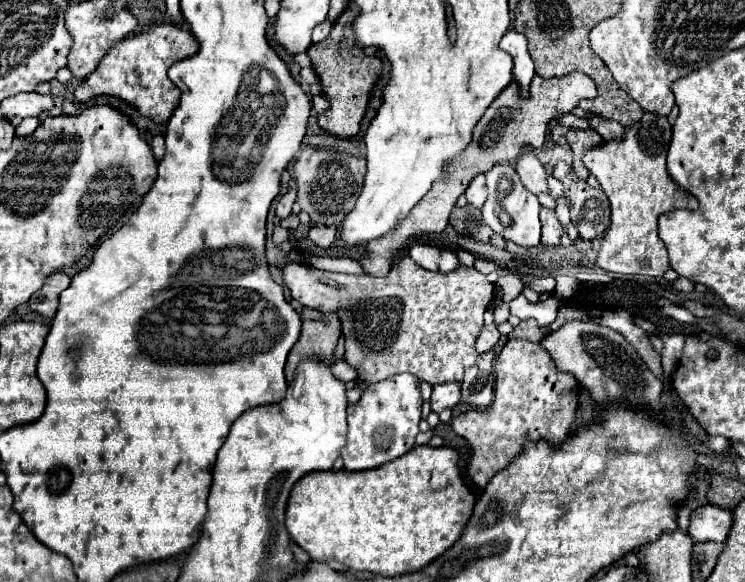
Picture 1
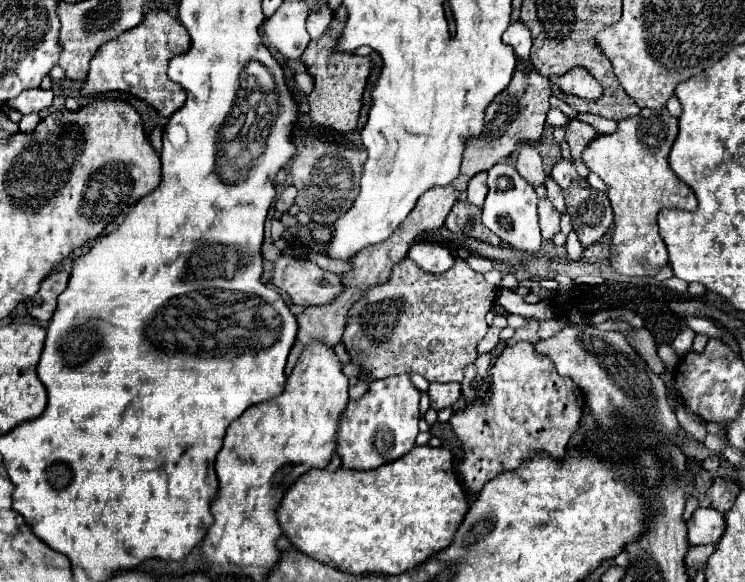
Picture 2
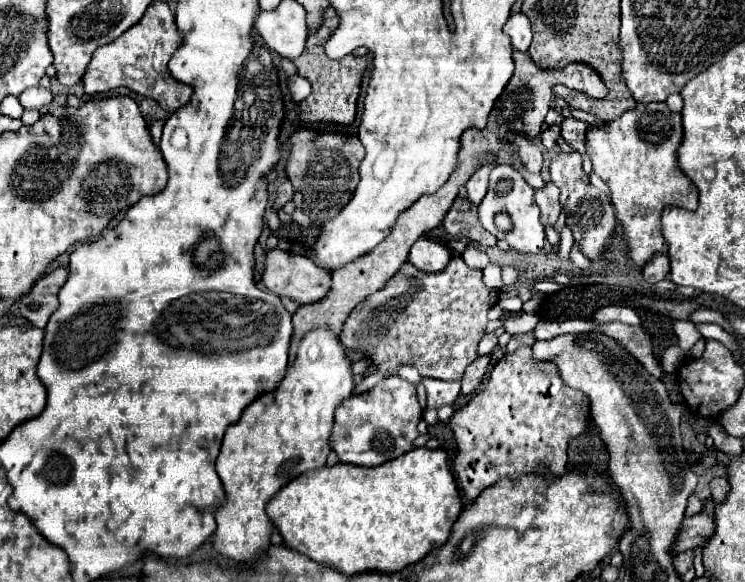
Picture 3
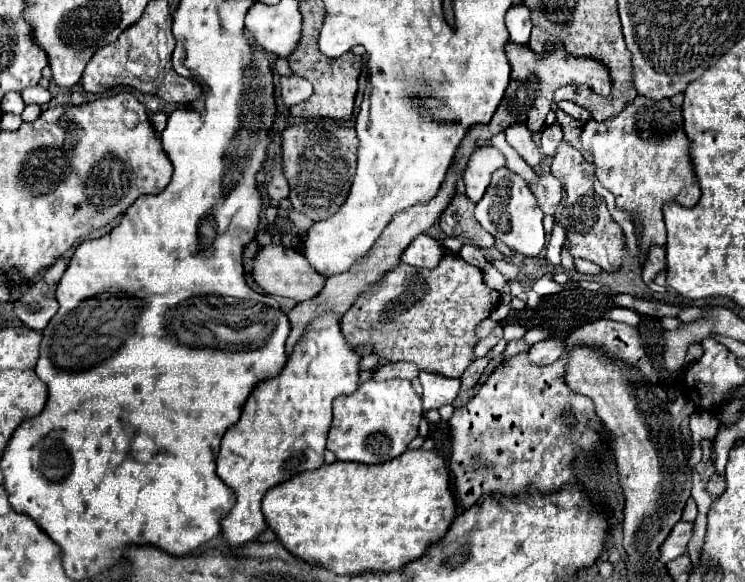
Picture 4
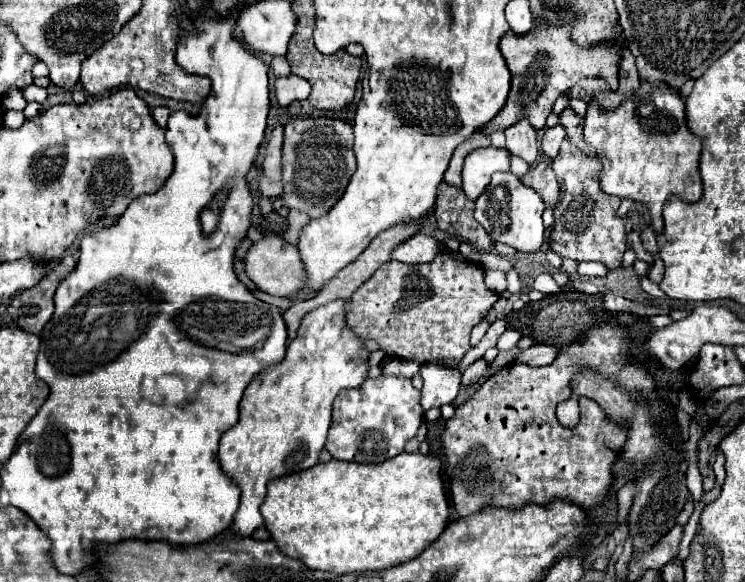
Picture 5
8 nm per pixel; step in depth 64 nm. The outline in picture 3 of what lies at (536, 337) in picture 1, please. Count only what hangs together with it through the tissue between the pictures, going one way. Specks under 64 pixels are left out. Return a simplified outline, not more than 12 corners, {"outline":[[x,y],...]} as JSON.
{"outline":[[532,332],[512,336],[506,352],[534,344]]}

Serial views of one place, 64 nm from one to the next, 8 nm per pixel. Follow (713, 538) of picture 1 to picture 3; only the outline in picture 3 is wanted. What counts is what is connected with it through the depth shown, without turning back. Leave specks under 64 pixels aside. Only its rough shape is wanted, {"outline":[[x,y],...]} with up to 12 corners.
{"outline":[[706,514],[684,518],[672,554],[692,550],[714,532]]}

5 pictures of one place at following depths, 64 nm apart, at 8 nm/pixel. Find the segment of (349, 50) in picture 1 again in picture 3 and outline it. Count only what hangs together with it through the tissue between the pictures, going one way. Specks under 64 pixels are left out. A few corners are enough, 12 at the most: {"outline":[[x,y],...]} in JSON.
{"outline":[[332,8],[294,60],[312,94],[304,122],[352,124],[366,58],[324,54]]}

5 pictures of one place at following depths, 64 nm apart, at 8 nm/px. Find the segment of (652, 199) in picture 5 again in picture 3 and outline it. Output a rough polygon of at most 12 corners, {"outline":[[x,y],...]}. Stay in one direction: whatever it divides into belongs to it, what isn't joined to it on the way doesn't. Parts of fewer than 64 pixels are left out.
{"outline":[[636,104],[590,126],[630,258],[666,254],[666,204],[694,210],[682,116]]}

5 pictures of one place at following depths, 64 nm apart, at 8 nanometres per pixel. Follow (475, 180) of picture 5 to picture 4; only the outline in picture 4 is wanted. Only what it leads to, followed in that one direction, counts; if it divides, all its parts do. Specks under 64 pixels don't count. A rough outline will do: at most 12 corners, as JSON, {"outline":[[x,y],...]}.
{"outline":[[492,146],[476,148],[464,168],[466,196],[478,202],[506,158]]}

